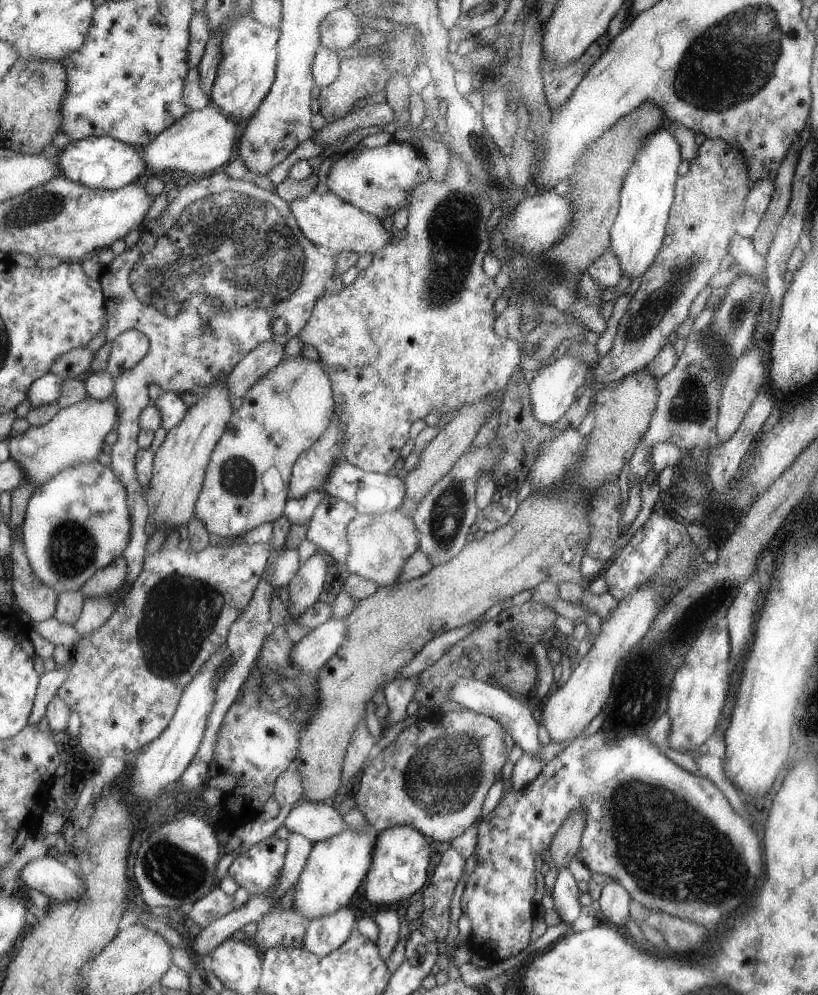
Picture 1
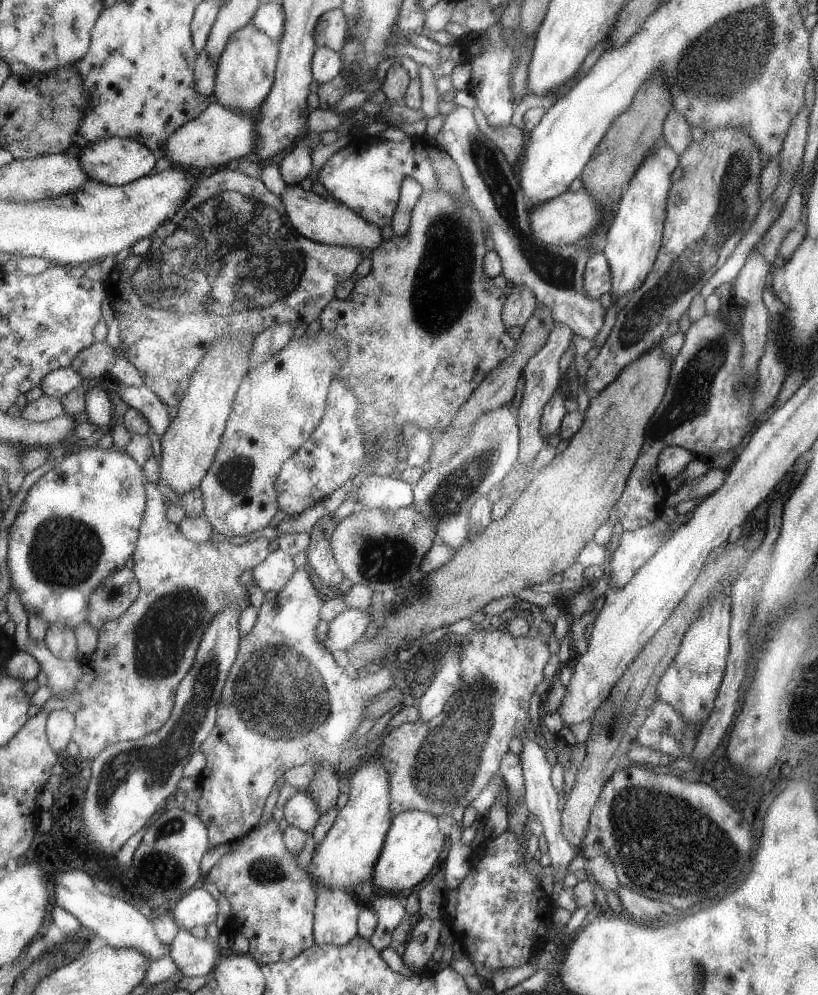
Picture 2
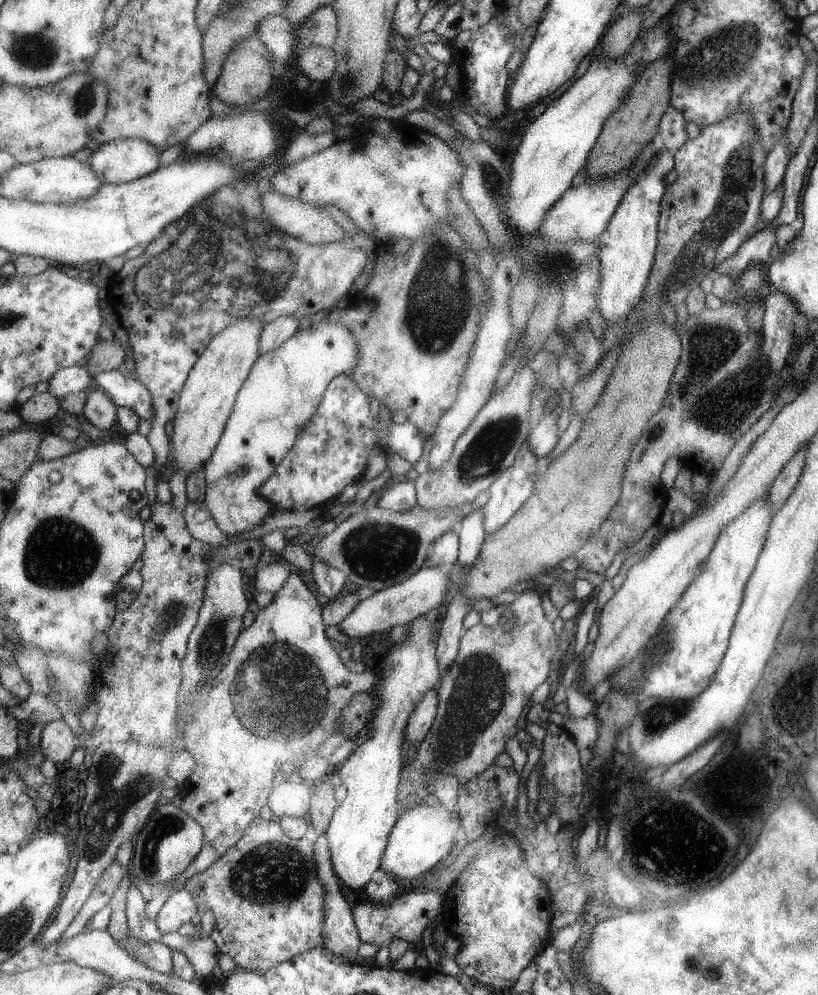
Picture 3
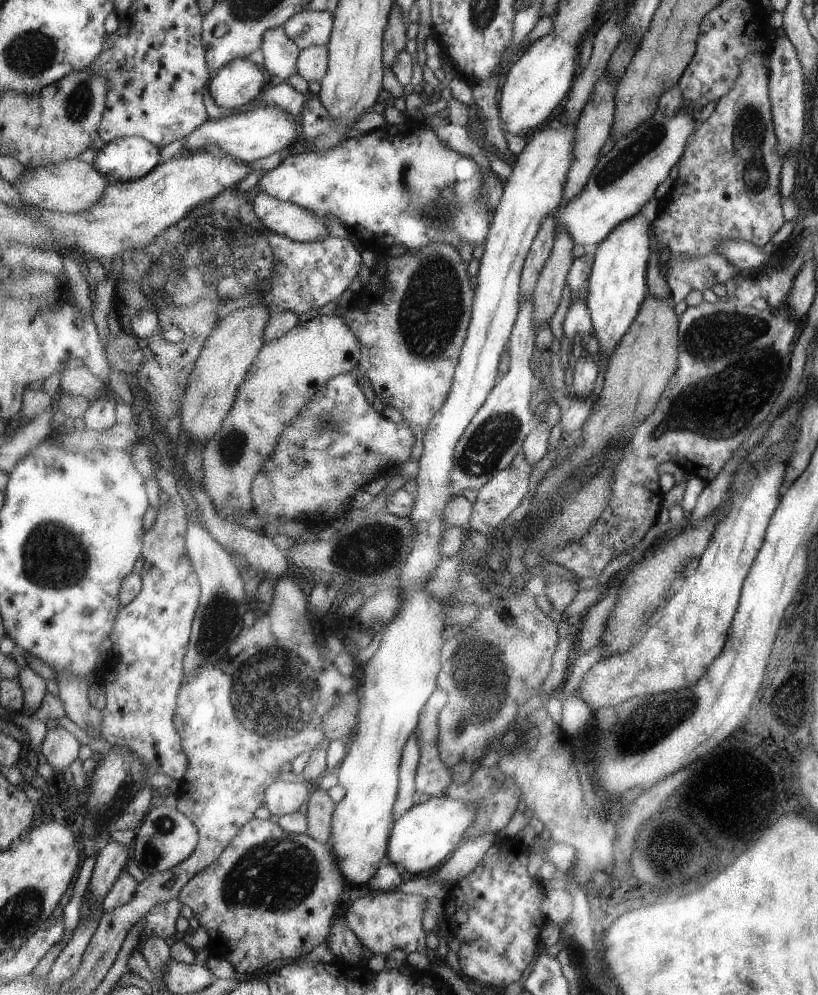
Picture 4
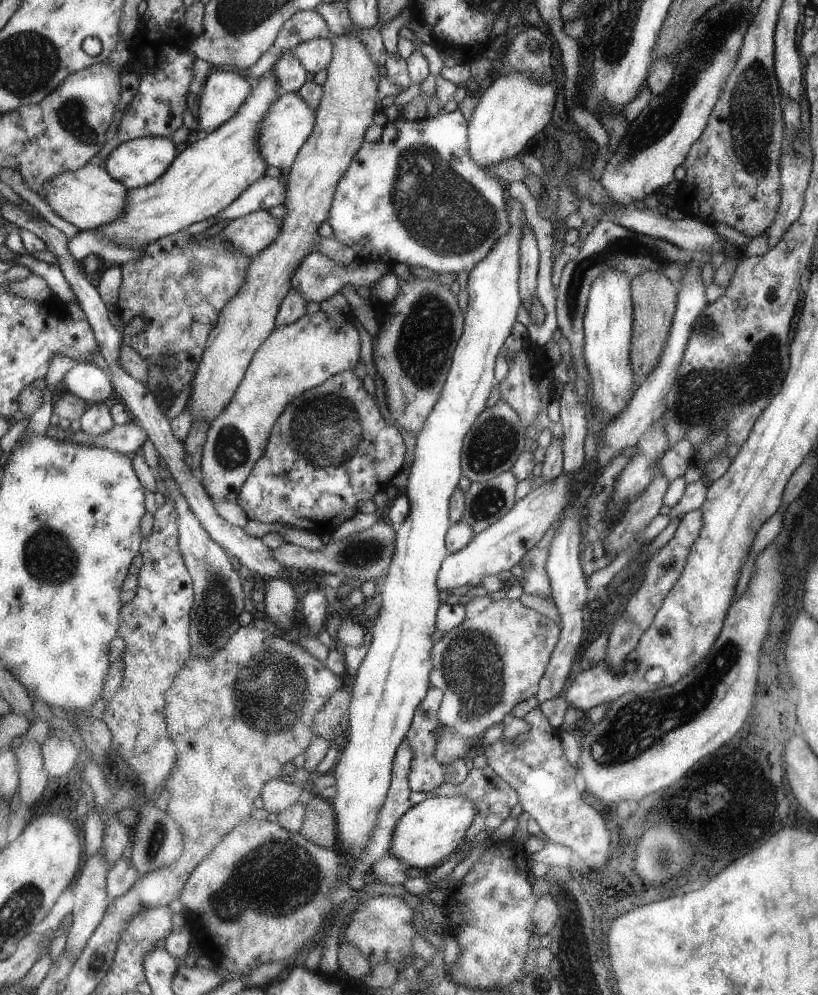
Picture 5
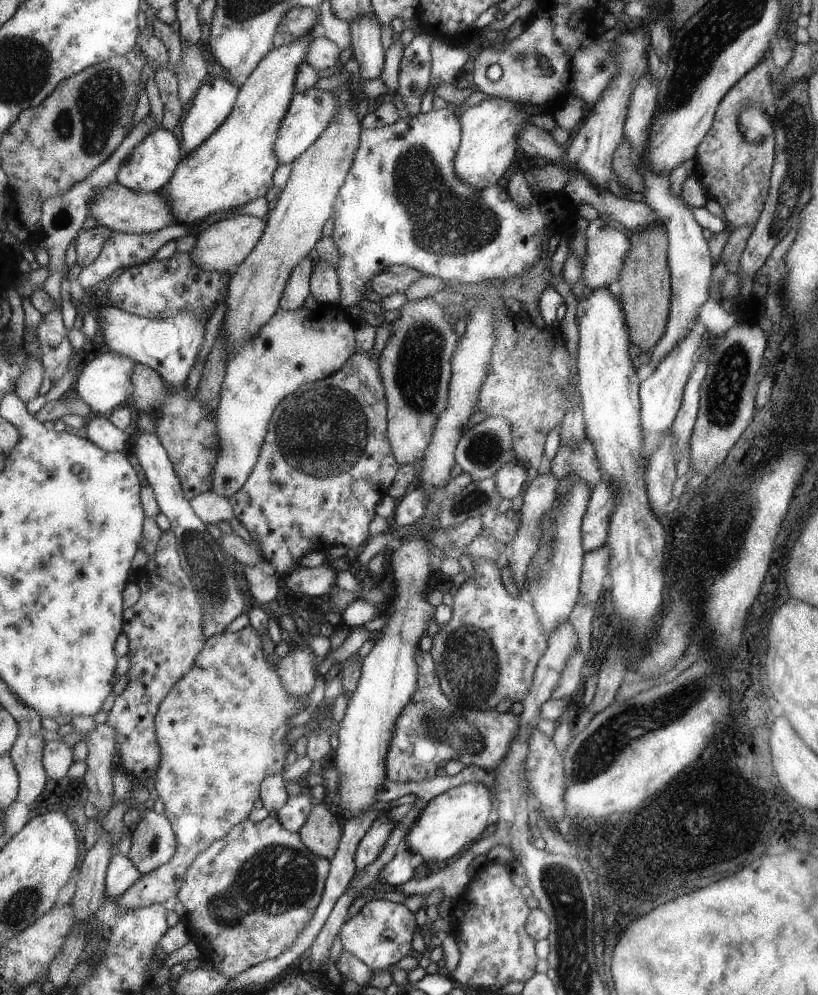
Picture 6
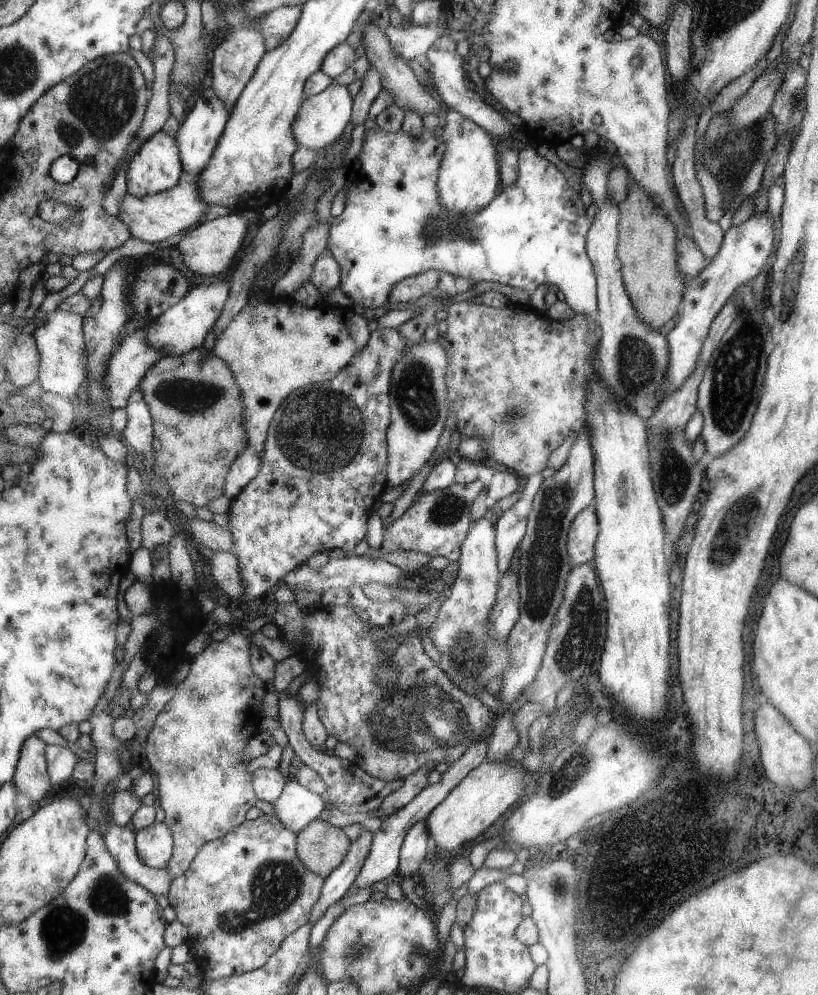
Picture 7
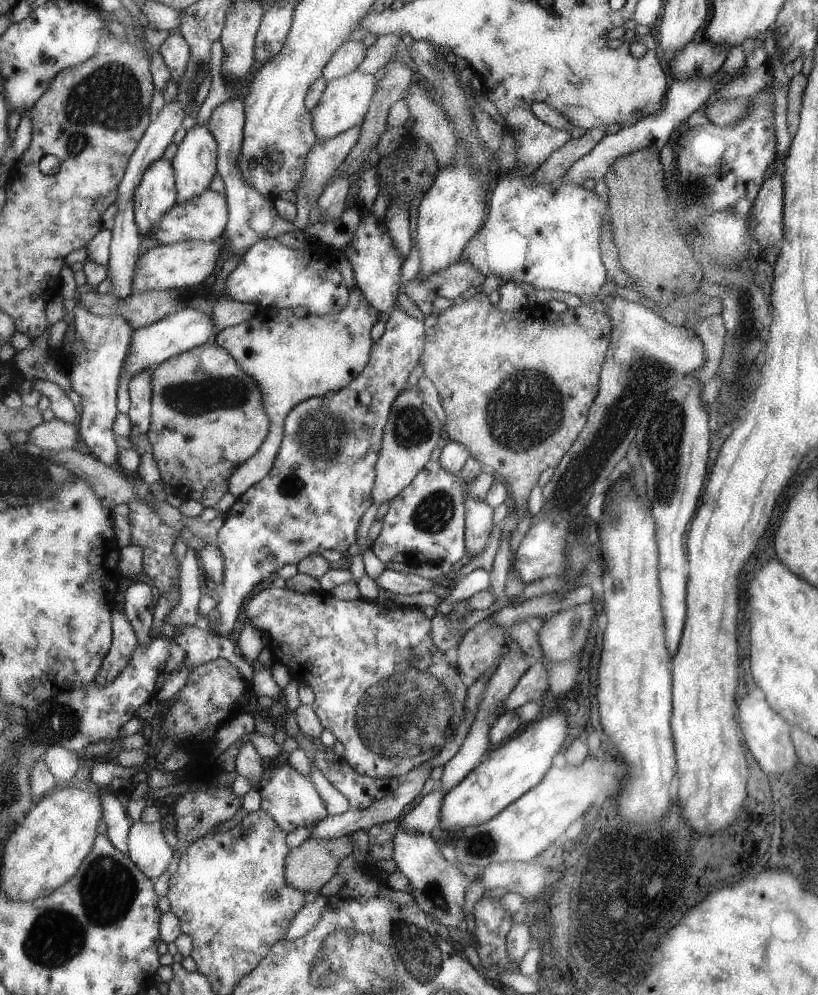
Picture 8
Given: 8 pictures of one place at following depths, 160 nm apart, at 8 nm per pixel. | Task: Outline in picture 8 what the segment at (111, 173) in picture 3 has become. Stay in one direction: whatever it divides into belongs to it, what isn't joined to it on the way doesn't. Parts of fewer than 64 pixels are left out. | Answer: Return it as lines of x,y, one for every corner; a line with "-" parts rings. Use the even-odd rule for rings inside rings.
165,156
157,159
145,171
142,181
136,188
134,211
142,238
150,244
152,228
178,202
177,171
171,159

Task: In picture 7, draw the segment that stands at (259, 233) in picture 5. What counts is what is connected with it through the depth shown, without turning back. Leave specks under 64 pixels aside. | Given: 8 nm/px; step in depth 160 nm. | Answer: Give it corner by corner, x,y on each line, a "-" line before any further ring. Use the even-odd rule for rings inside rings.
241,212
229,214
224,217
217,217
215,220
207,221
195,227
191,232
187,232
182,240
176,245
177,252
181,256
182,266
180,266
189,276
220,276
235,264
235,258
243,246
243,240
247,238
249,232
249,220
241,216

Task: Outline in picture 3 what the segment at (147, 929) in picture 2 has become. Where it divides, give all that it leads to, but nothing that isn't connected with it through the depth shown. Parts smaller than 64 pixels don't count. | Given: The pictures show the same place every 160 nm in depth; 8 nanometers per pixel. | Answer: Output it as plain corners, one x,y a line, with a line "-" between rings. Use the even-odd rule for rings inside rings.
128,929
128,935
118,944
133,954
136,960
163,974
173,976
174,961
172,950
161,942
143,942

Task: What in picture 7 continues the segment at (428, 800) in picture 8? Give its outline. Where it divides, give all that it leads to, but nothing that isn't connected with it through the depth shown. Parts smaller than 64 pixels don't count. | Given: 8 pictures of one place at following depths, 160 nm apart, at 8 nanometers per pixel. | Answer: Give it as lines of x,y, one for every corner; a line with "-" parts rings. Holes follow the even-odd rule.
425,820
417,822
403,844
400,853
400,866
396,878
408,876
417,878
419,866
423,864
427,852
427,830
425,830

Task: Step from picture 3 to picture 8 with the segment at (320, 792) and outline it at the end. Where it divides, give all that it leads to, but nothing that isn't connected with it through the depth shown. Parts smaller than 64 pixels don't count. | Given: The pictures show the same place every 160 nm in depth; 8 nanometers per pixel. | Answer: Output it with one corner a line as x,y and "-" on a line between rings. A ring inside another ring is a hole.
345,835
336,839
314,839
307,838
298,847
293,847
286,864
287,881
297,885
301,890
308,893
318,891
339,873
338,868
341,861
354,854
354,844
351,835

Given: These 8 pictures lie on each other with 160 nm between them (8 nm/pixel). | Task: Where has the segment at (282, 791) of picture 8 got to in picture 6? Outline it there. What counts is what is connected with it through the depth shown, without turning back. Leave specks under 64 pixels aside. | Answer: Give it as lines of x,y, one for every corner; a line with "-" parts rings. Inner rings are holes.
304,790
296,796
290,796
281,811
278,812
278,818
283,826
290,829
291,832
300,832
309,820
316,804
313,796

